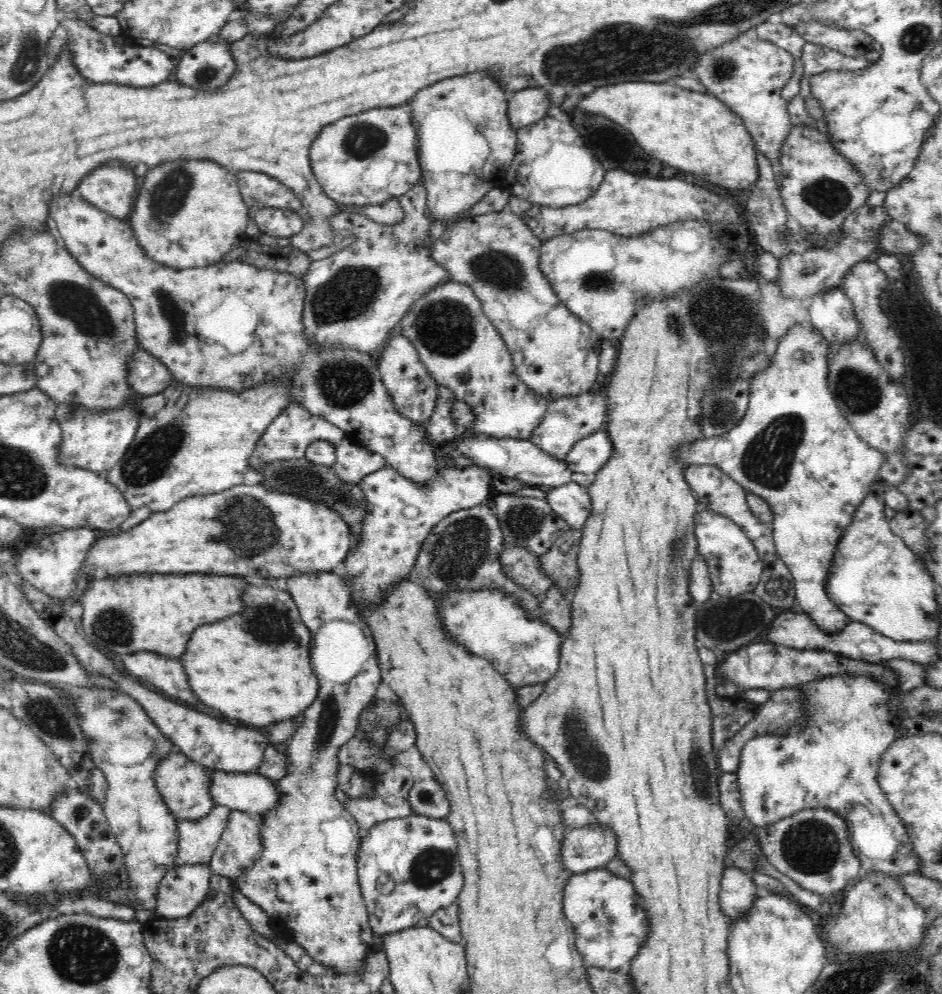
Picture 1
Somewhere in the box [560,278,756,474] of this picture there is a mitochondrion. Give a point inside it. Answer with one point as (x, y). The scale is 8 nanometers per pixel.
(720, 412)

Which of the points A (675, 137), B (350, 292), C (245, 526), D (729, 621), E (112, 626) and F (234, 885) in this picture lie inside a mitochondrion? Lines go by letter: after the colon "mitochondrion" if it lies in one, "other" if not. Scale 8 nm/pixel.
A: other
B: mitochondrion
C: mitochondrion
D: mitochondrion
E: mitochondrion
F: other

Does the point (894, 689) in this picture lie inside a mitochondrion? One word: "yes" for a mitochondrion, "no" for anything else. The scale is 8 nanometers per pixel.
no

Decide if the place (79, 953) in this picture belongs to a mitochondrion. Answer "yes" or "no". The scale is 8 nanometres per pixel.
yes

